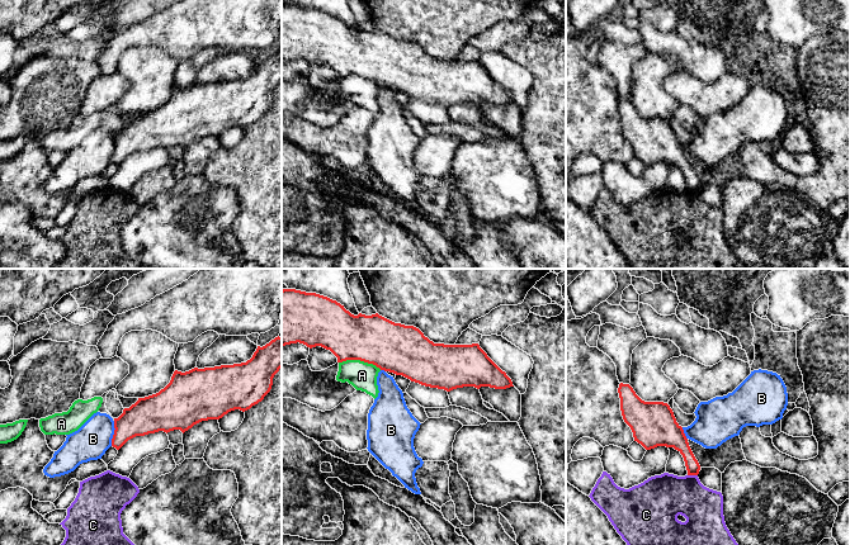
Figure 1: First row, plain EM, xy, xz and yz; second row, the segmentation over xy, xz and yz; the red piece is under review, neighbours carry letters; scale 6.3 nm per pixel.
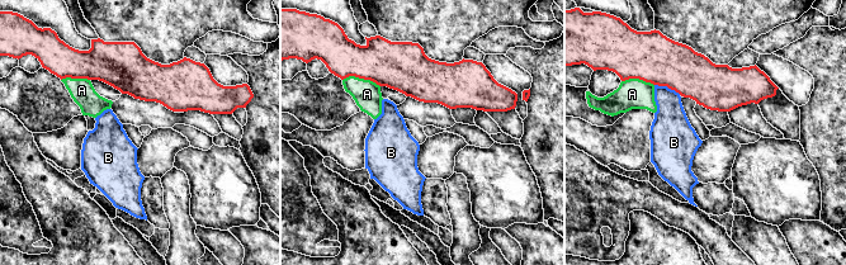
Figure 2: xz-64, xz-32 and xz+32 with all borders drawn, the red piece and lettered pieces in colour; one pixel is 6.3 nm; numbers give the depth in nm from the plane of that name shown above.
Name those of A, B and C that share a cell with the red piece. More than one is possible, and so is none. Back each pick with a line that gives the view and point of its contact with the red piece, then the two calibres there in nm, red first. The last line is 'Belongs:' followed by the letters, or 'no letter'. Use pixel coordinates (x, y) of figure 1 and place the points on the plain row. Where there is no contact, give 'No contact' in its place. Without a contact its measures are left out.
Belongs: no letter

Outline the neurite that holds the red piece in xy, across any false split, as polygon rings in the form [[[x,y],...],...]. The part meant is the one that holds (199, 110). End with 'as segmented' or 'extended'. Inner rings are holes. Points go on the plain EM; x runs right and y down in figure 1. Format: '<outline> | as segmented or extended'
[[[275,53],[265,62],[258,62],[252,74],[246,79],[221,81],[181,89],[175,86],[170,99],[159,109],[138,114],[129,124],[114,134],[112,162],[119,166],[128,156],[159,147],[180,146],[183,150],[194,141],[219,136],[231,127],[250,125],[270,108],[273,94],[282,84],[282,53]]] | as segmented

